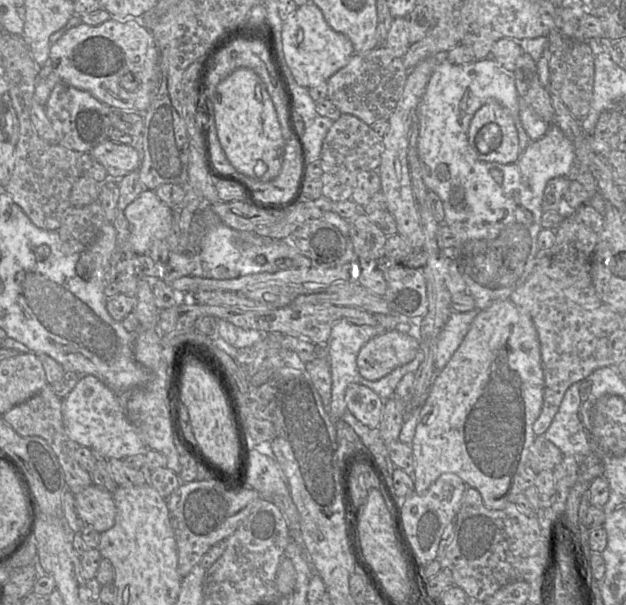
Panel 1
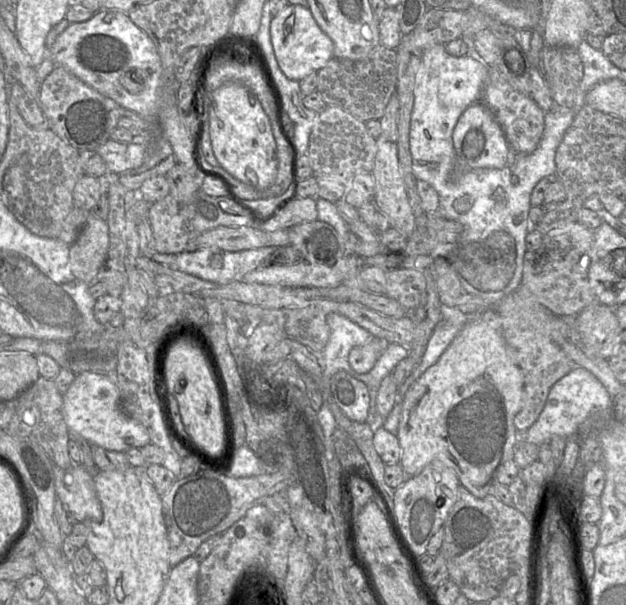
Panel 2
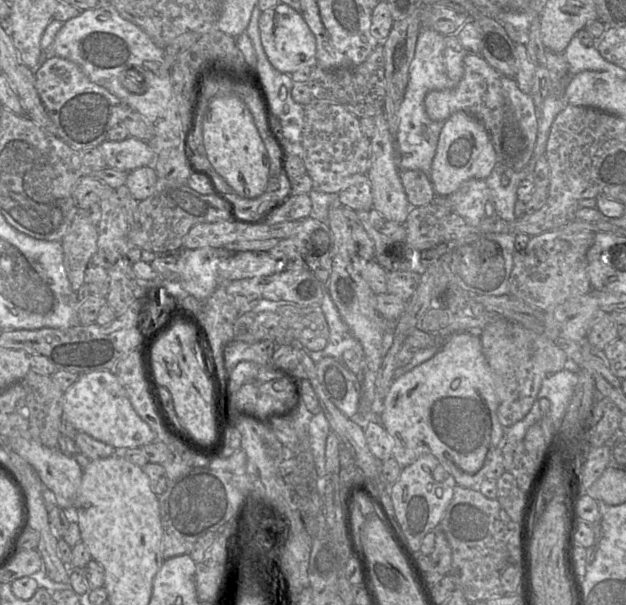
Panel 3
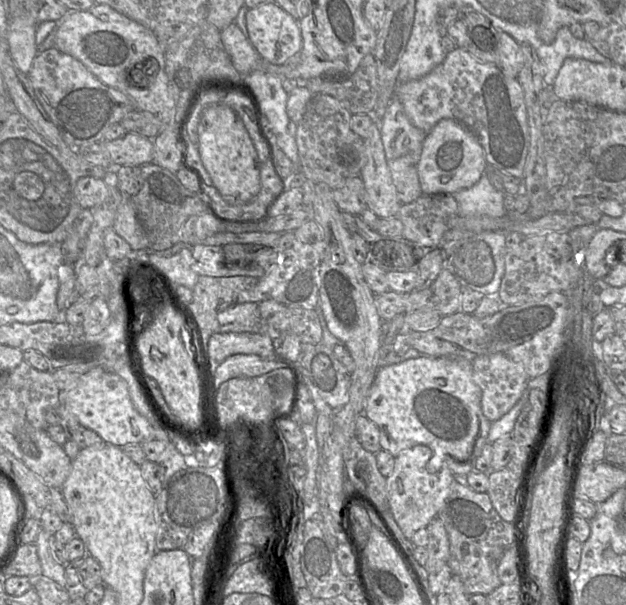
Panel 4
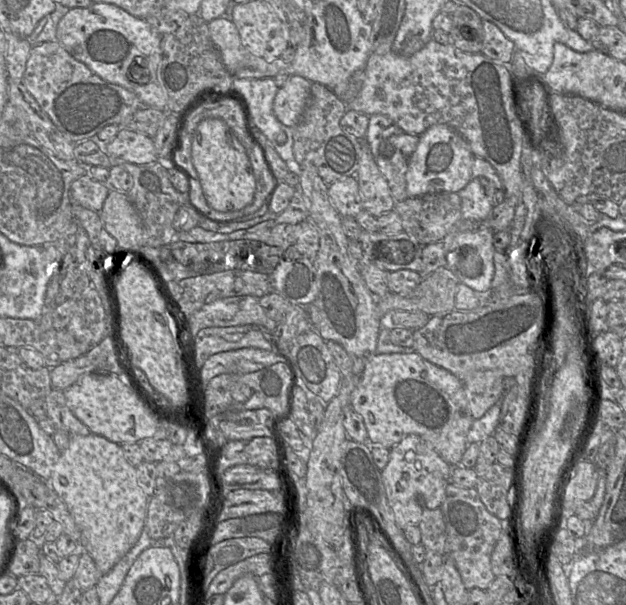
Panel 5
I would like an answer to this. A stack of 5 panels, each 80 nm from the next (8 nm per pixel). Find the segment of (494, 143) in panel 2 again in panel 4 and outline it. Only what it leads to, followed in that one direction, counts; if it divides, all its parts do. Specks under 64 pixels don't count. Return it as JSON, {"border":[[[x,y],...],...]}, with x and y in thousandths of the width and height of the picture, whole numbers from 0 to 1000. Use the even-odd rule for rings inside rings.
{"border":[[[708,197],[681,223],[666,269],[666,284],[676,322],[725,322],[760,304],[775,286],[778,266],[762,228],[738,205]]]}

